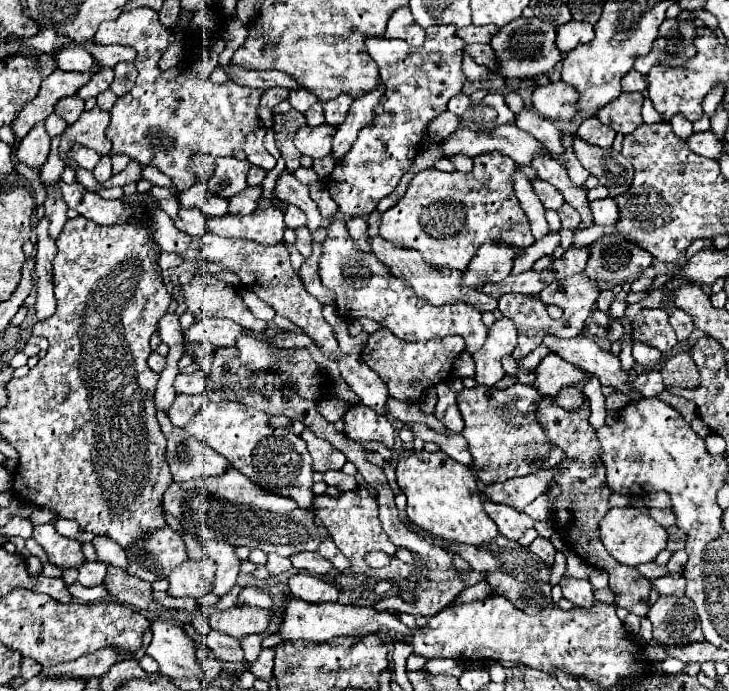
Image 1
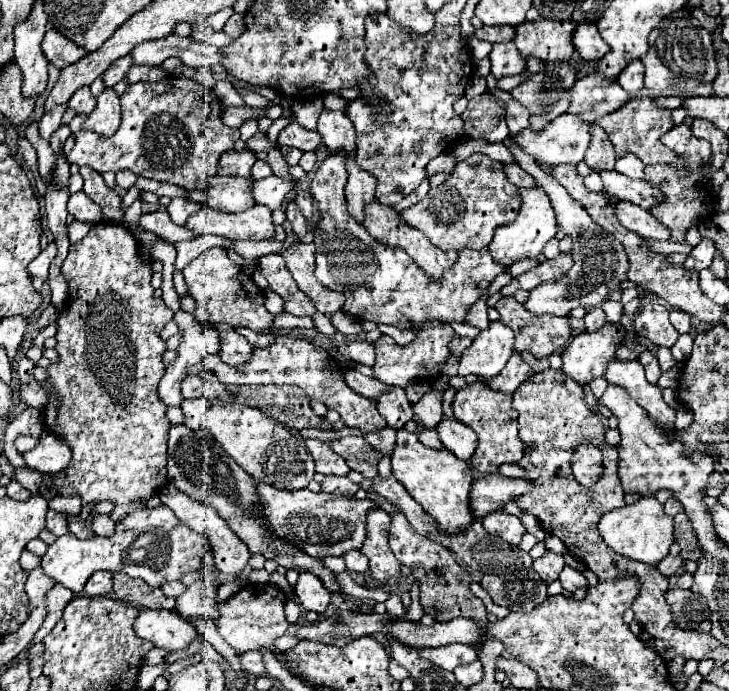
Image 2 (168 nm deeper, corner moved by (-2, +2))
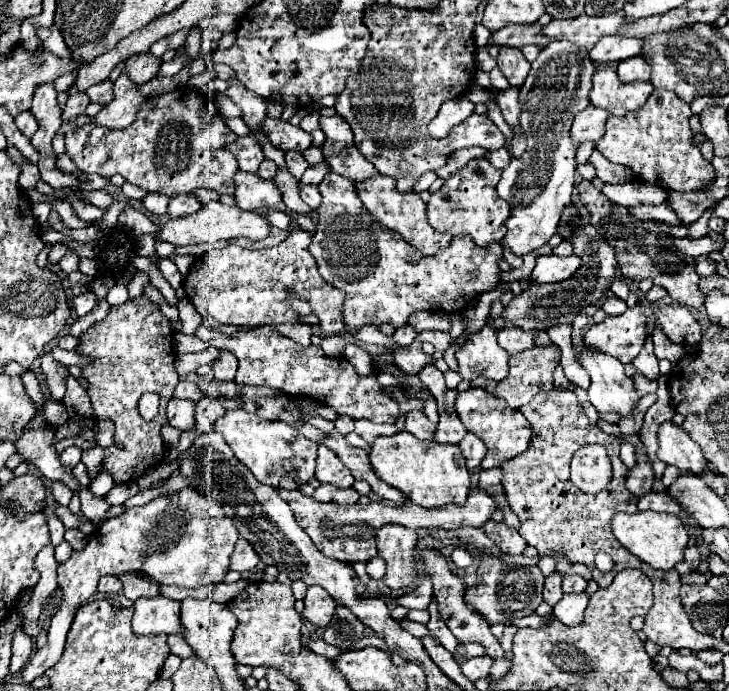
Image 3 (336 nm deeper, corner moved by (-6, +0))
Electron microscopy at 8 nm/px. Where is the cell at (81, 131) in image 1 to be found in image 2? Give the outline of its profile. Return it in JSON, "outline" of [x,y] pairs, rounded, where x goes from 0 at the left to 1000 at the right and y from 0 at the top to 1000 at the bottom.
{"outline":[[[145,127],[134,142],[132,142],[132,156],[123,165],[107,165],[96,174],[96,188],[110,191],[110,188],[123,188],[132,191],[143,200],[154,197],[162,182],[165,182],[165,148],[162,136],[154,127]]]}

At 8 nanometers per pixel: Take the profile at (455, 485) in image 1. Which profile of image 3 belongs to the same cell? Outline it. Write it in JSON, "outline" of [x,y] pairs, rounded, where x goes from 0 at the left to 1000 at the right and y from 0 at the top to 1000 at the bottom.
{"outline":[[[546,625],[540,631],[519,631],[508,643],[505,660],[513,683],[529,700],[543,700],[543,706],[573,732],[601,735],[609,729],[636,729],[645,715],[645,680],[626,643],[584,640],[560,625]]]}

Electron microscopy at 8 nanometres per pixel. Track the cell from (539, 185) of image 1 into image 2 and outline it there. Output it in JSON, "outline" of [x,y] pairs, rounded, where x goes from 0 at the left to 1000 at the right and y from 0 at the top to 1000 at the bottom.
{"outline":[[[711,237],[691,240],[691,249],[705,269],[733,269],[733,258],[727,252],[722,252]]]}

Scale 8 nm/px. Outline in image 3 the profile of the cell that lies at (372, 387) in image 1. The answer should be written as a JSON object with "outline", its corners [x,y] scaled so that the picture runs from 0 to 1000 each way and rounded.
{"outline":[[[565,593],[565,596],[557,602],[557,622],[560,622],[562,628],[568,628],[571,634],[590,640],[590,637],[595,637],[598,614],[593,614],[593,611],[582,602],[582,596]]]}

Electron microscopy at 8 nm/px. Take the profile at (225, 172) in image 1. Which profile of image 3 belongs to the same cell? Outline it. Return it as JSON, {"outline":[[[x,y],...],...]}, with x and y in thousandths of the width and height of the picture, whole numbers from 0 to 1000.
{"outline":[[[346,194],[324,200],[313,214],[321,220],[321,226],[326,229],[329,246],[335,246],[335,249],[351,249],[357,234],[362,232],[359,214],[354,211],[354,205],[348,203]]]}

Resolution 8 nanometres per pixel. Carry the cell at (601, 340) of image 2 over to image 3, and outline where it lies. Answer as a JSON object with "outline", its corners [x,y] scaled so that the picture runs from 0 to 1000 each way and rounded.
{"outline":[[[872,440],[850,457],[831,457],[829,466],[812,469],[801,483],[801,495],[823,509],[848,518],[853,527],[867,524],[886,492],[886,457]]]}

